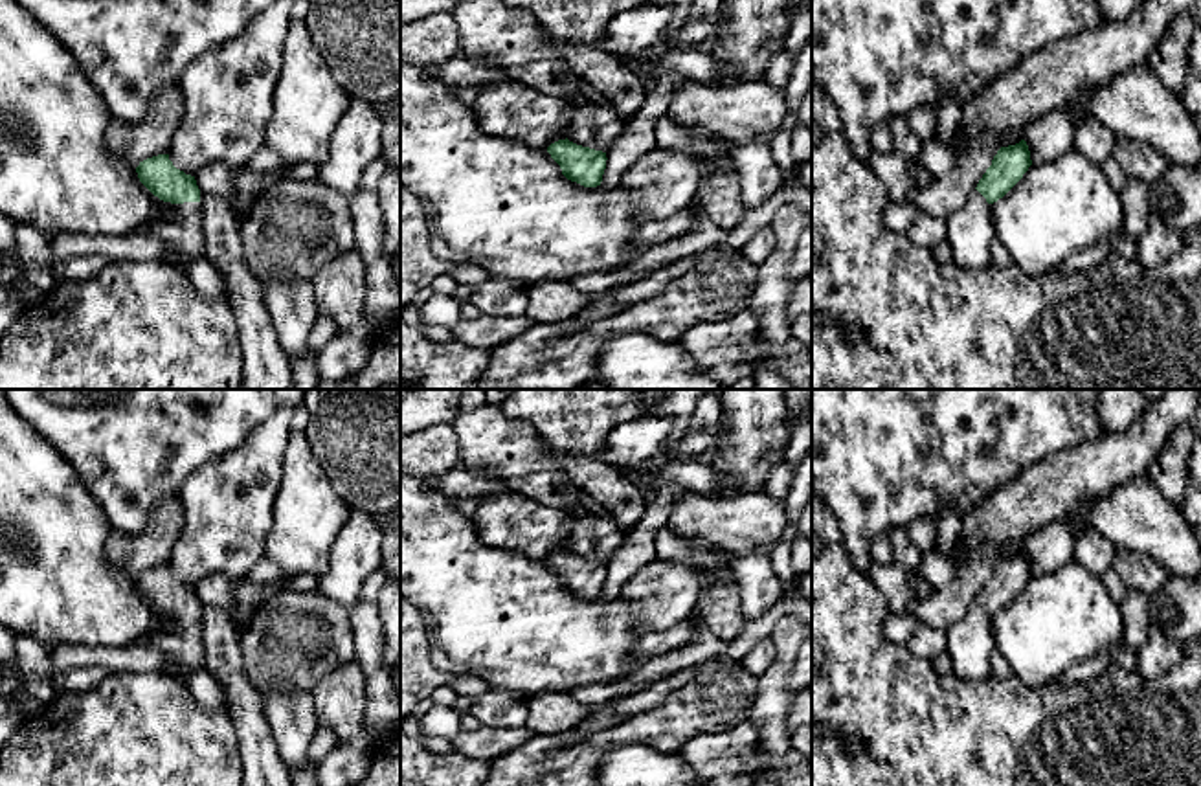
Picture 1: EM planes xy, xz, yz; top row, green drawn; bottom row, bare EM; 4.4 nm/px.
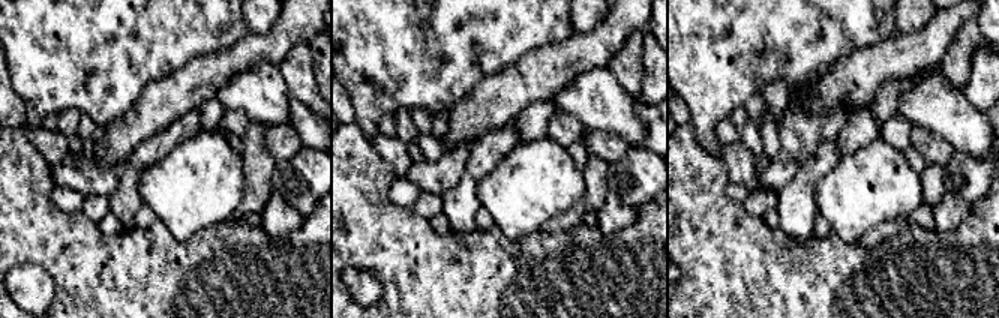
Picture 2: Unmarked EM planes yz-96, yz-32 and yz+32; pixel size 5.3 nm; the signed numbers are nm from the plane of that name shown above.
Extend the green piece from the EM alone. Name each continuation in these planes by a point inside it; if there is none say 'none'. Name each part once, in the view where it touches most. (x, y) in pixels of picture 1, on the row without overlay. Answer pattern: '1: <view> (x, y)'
1: xy (180, 638)

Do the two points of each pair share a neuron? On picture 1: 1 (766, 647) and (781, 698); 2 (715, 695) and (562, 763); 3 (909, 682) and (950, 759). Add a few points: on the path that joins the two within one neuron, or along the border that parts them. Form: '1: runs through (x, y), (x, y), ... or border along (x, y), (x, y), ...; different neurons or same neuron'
1: border along (772, 638), (775, 660), (759, 678); different neurons
2: runs through (676, 720), (667, 728), (632, 729), (601, 742); same neuron
3: runs through (909, 700), (909, 718), (931, 741); same neuron

